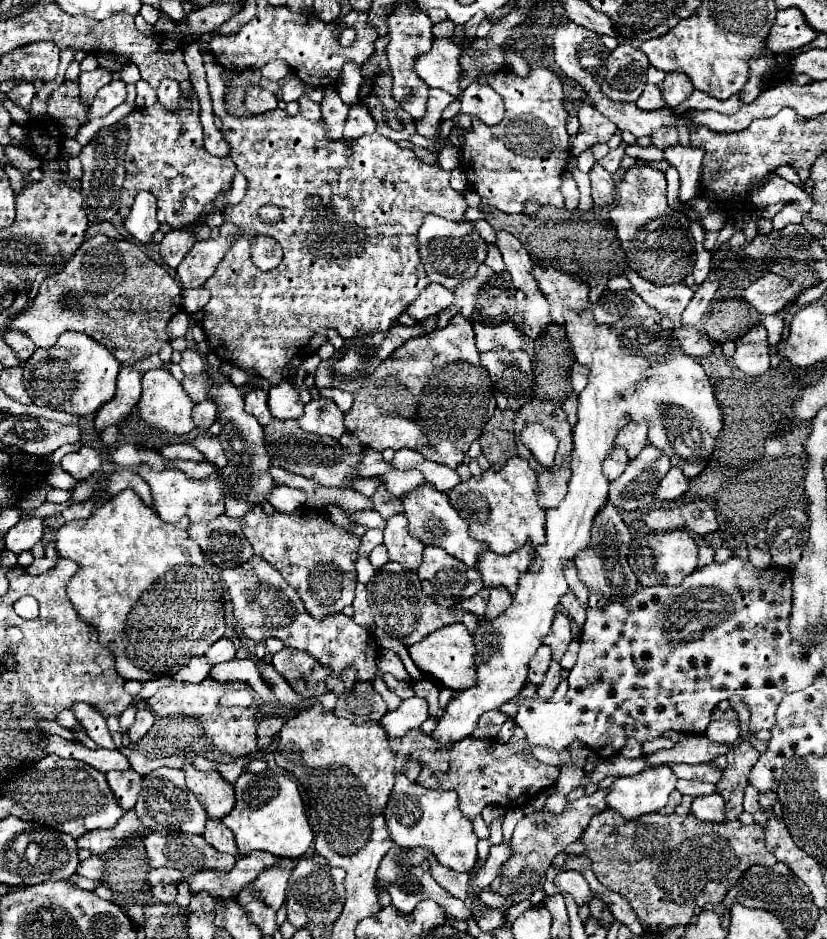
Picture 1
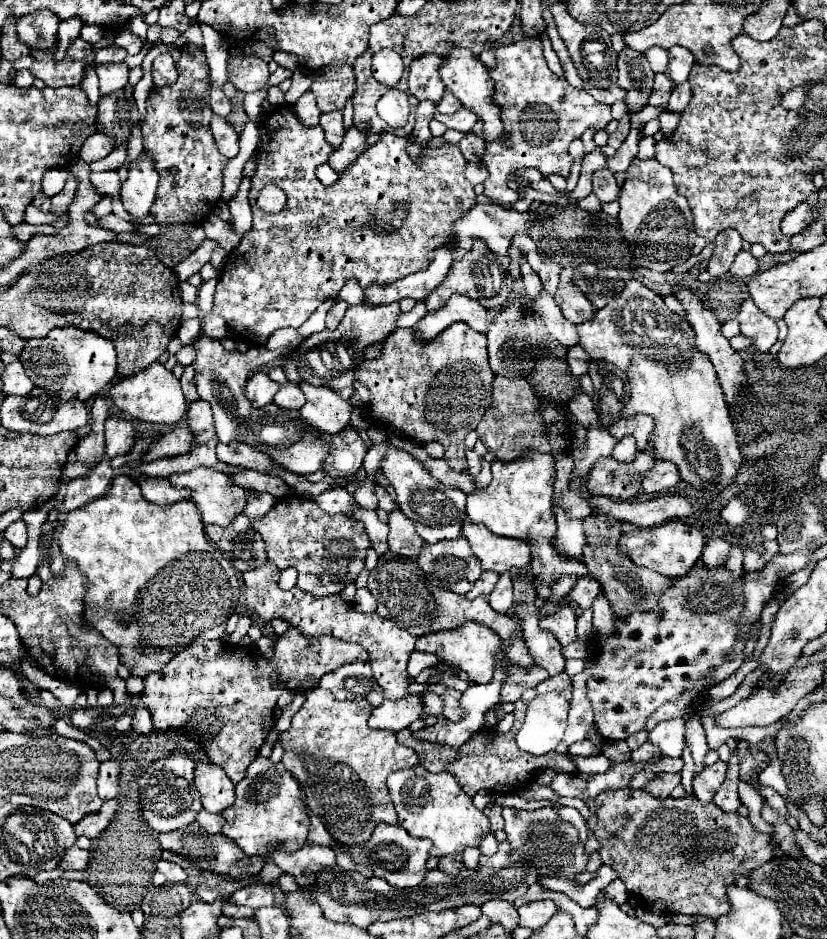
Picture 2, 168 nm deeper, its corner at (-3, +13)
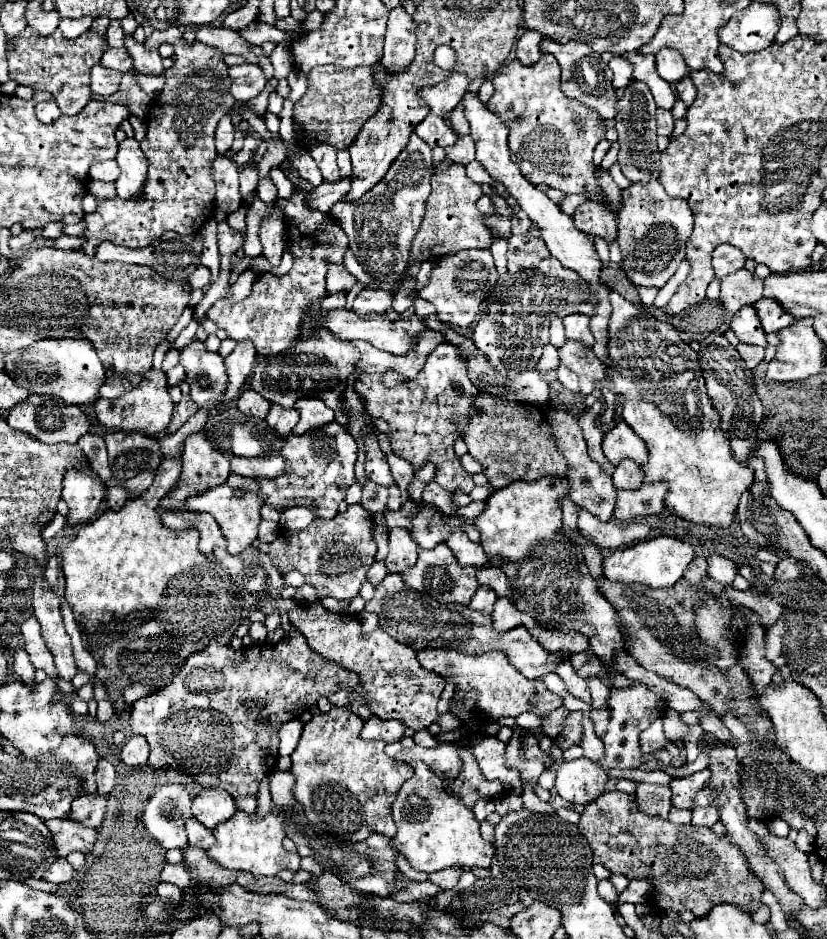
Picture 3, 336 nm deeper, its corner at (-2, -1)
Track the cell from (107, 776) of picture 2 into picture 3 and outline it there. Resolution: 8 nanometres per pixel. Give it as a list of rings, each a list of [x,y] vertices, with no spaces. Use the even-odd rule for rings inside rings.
[[[88,793],[88,795],[80,795],[78,799],[74,799],[72,803],[72,811],[70,811],[70,819],[78,821],[82,825],[102,825],[104,821],[104,813],[106,813],[106,801],[108,795],[102,793]]]

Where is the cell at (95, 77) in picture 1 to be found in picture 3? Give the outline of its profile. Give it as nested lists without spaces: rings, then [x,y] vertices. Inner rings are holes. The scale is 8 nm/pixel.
[[[110,49],[102,55],[102,61],[100,61],[104,67],[110,67],[114,71],[120,71],[120,73],[126,73],[132,69],[132,59],[128,55],[126,49]]]

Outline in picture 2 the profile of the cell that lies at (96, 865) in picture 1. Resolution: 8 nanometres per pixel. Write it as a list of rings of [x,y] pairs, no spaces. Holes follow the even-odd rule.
[[[71,847],[67,849],[67,853],[63,855],[63,861],[59,861],[61,869],[85,869],[89,861],[89,851],[83,851],[79,847]]]

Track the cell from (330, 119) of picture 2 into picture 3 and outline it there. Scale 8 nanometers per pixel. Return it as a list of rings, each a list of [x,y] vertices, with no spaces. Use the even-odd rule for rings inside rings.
[[[314,143],[310,147],[310,155],[318,163],[324,181],[334,181],[340,177],[338,165],[336,165],[336,149],[330,143]]]

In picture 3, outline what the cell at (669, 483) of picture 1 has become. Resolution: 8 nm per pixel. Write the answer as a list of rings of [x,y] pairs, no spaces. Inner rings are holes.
[[[662,481],[642,483],[640,489],[618,491],[616,503],[616,519],[628,521],[636,515],[656,515],[664,507],[664,499],[668,495],[668,485]]]

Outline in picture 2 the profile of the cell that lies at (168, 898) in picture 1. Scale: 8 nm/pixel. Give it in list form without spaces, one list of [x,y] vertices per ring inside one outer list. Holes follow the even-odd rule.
[[[159,861],[159,863],[157,863],[157,871],[163,873],[169,881],[177,881],[177,883],[185,883],[185,881],[187,881],[187,873],[185,873],[183,867],[177,865],[177,863]]]

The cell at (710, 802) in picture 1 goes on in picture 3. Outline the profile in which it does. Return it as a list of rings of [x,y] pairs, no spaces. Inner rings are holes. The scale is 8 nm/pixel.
[[[698,771],[690,777],[684,779],[674,779],[672,781],[672,805],[678,809],[692,809],[694,807],[694,797],[700,789],[704,789],[710,781],[710,771]]]

